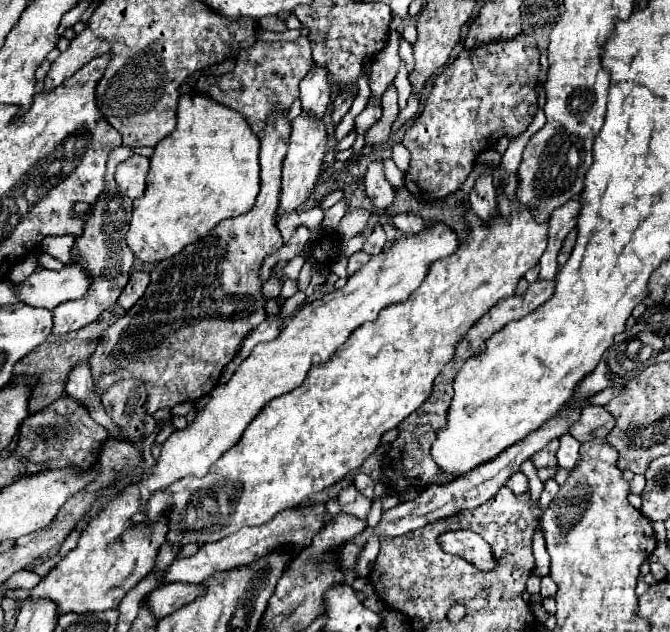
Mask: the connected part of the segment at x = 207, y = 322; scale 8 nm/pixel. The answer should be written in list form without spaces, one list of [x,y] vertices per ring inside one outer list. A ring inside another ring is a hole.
[[[282,110],[282,114],[270,118],[270,124],[266,124],[264,134],[260,136],[260,194],[252,210],[238,218],[220,222],[206,238],[202,238],[202,242],[186,246],[186,250],[174,254],[174,258],[166,258],[166,262],[158,262],[150,272],[152,282],[146,288],[146,294],[126,312],[126,316],[104,330],[96,352],[90,358],[90,370],[98,396],[102,396],[106,388],[118,380],[140,378],[148,390],[146,408],[150,414],[154,414],[158,408],[172,408],[186,400],[198,400],[210,394],[218,384],[222,368],[234,358],[248,332],[266,320],[258,270],[262,260],[284,244],[276,228],[276,214],[282,182],[280,170],[292,130],[286,114],[288,110]]]

